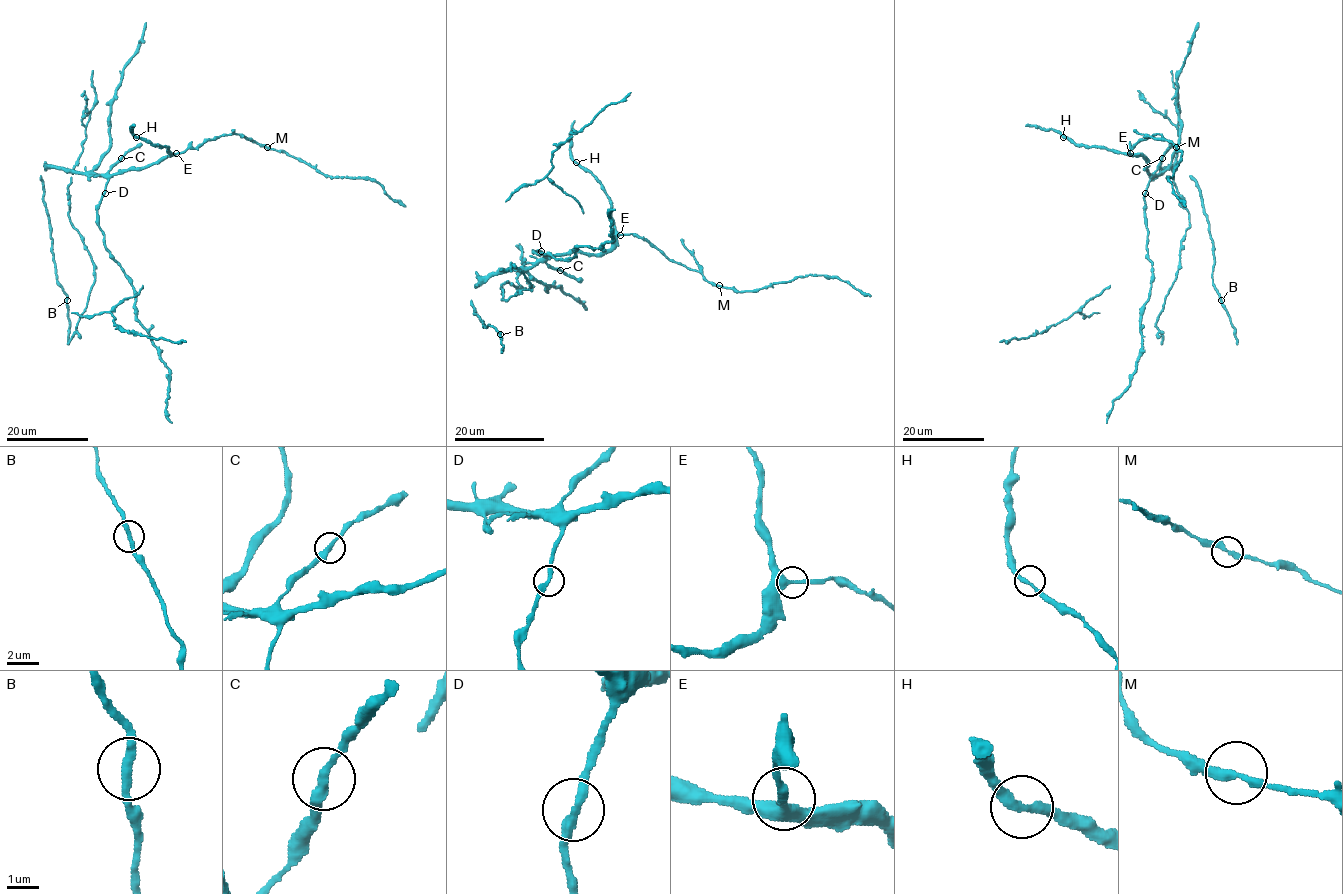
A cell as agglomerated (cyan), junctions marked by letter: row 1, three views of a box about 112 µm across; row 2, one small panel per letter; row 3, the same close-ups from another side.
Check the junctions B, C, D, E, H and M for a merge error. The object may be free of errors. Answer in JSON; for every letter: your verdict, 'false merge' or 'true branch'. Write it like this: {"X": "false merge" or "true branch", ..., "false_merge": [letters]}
{"B": "true branch", "C": "true branch", "D": "true branch", "E": "true branch", "H": "true branch", "M": "true branch", "false_merge": []}

